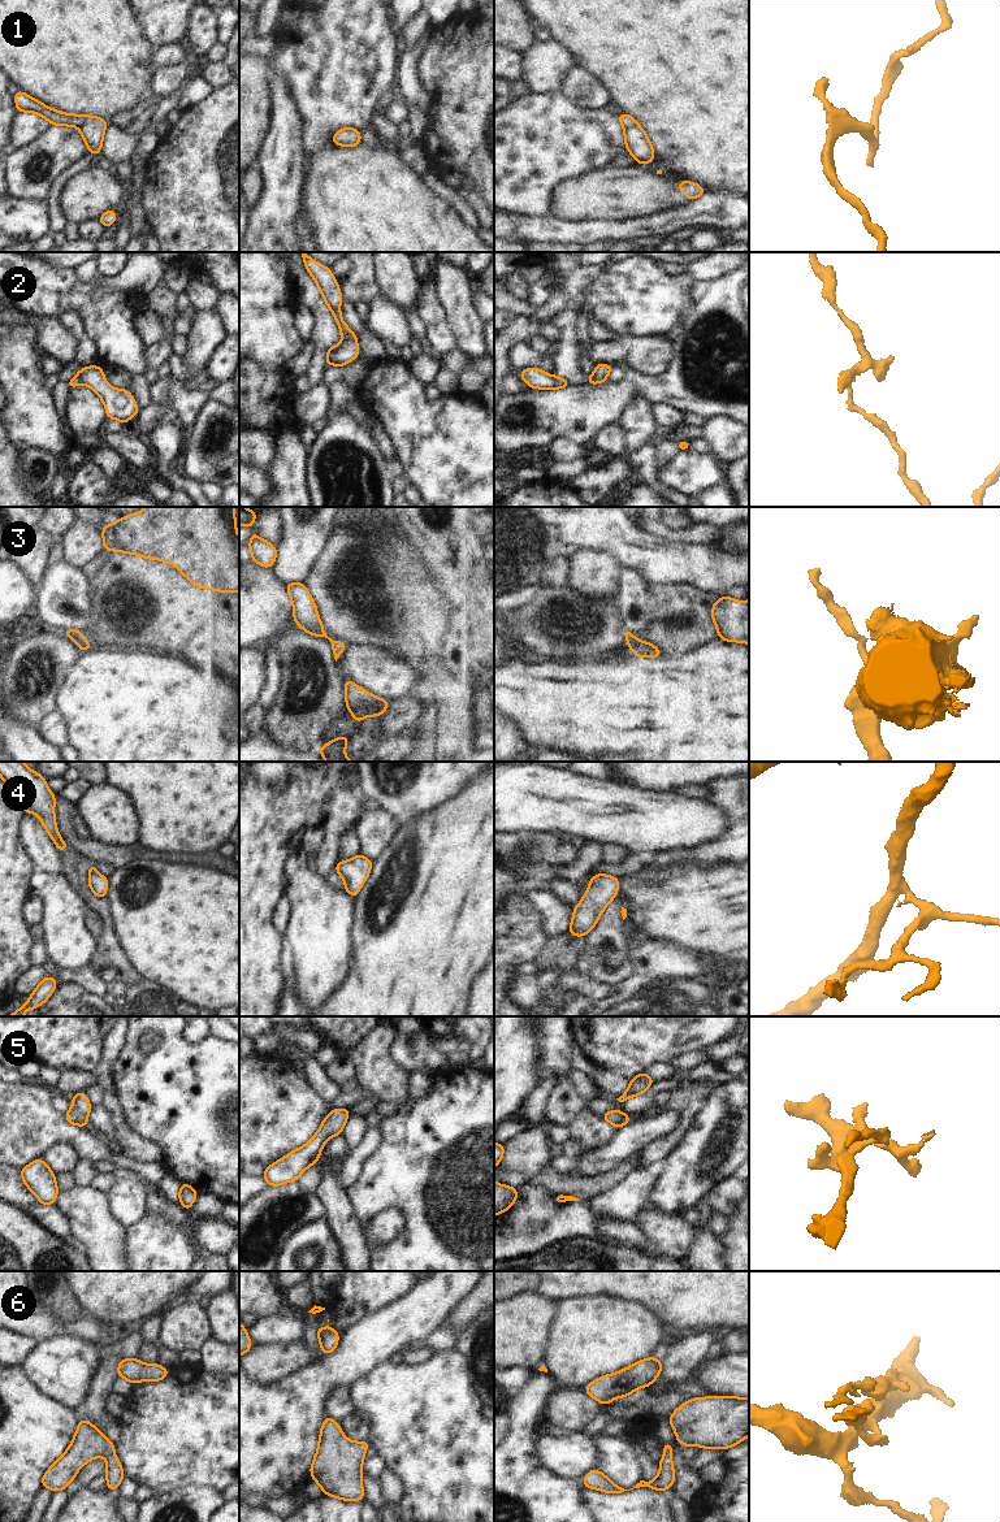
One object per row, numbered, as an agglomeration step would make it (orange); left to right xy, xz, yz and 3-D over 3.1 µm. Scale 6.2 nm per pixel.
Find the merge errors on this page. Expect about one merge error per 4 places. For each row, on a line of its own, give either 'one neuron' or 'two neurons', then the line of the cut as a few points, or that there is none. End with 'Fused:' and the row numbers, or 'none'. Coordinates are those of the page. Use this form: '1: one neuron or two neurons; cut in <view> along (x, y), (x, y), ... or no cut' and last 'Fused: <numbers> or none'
1: one neuron; no cut
2: two neurons; cut in xy along (77, 374), (82, 382)
3: one neuron; no cut
4: one neuron; no cut
5: one neuron; no cut
6: one neuron; no cut
Fused: 2

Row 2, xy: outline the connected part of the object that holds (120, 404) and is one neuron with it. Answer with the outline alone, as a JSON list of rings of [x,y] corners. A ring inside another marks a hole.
[[[99,365],[82,367],[77,374],[81,382],[91,387],[103,400],[108,419],[126,424],[139,413],[129,389],[113,389],[104,378],[104,370]]]

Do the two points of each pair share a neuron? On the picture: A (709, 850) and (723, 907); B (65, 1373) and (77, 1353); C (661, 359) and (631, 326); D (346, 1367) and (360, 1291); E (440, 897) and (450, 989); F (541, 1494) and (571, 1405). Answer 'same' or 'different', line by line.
A: different
B: same
C: different
D: different
E: same
F: different

